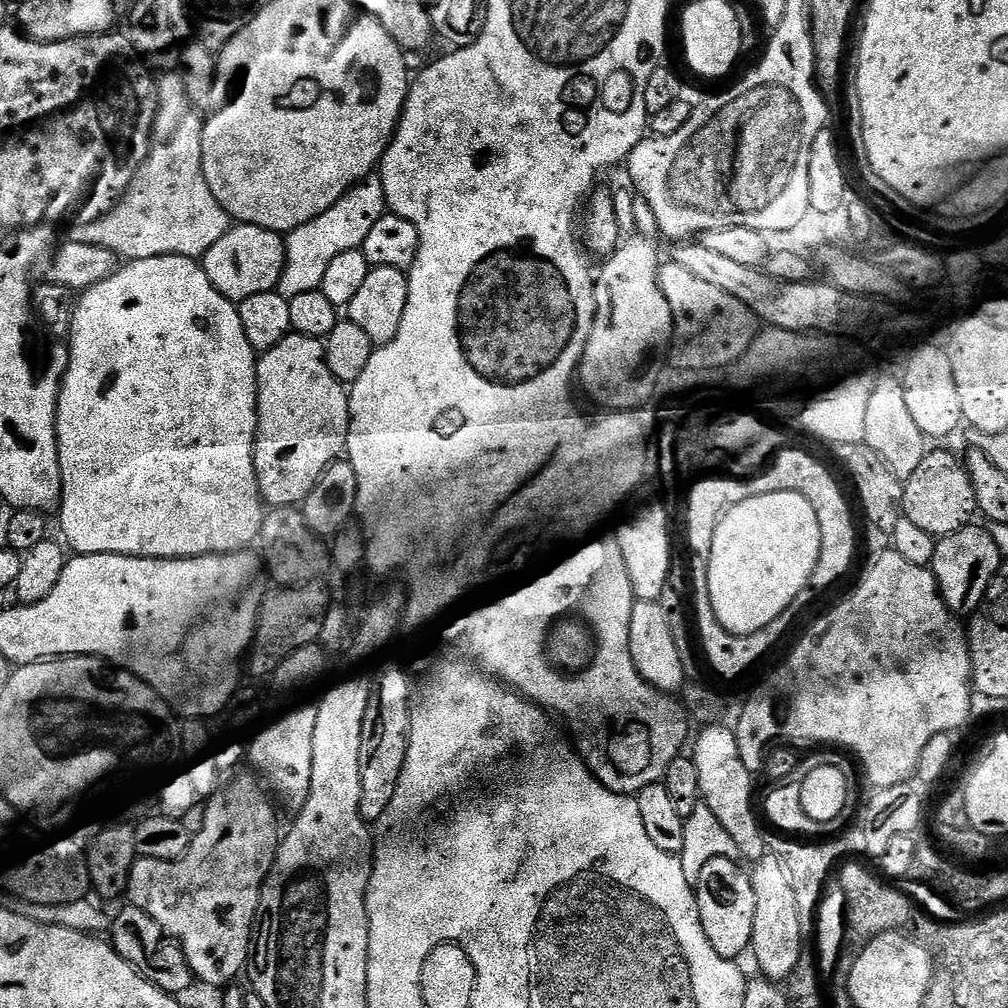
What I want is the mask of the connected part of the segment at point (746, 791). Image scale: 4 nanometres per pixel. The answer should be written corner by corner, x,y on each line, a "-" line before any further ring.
714,724
699,729
694,759
698,766
698,786
702,802
714,810
714,818
722,822
722,830
734,838
741,857
748,862
761,860
769,851
770,844
764,841
764,832
756,821
756,812
752,809
752,782
754,776
746,770
746,762
738,752
738,742
731,727

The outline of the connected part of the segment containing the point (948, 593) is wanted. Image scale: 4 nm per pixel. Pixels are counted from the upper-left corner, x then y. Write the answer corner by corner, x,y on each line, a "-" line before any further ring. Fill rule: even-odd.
969,526
943,537
936,545
930,565
936,581
940,583
940,596
957,618
971,617
980,607
984,595
988,593
990,582
996,577
1002,563
1002,555
990,532
976,527

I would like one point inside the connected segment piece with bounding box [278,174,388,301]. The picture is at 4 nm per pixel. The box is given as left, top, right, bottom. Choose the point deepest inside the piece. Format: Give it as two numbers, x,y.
309,248

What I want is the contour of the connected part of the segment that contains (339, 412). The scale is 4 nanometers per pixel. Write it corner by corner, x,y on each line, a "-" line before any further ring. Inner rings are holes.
290,334
286,338
282,338
282,342
278,342
278,346
274,346
274,350
263,353
256,365
256,413
258,414
258,426
256,427
256,445
254,446
254,470
258,474
260,496
263,498
265,505
272,508
294,508
303,505
305,498
314,490
318,478
322,478
324,471
334,461
341,459
345,455
348,447
349,393
346,391
345,385
341,384
338,378
334,378
334,374
326,362
324,345
324,340
315,340
314,338

